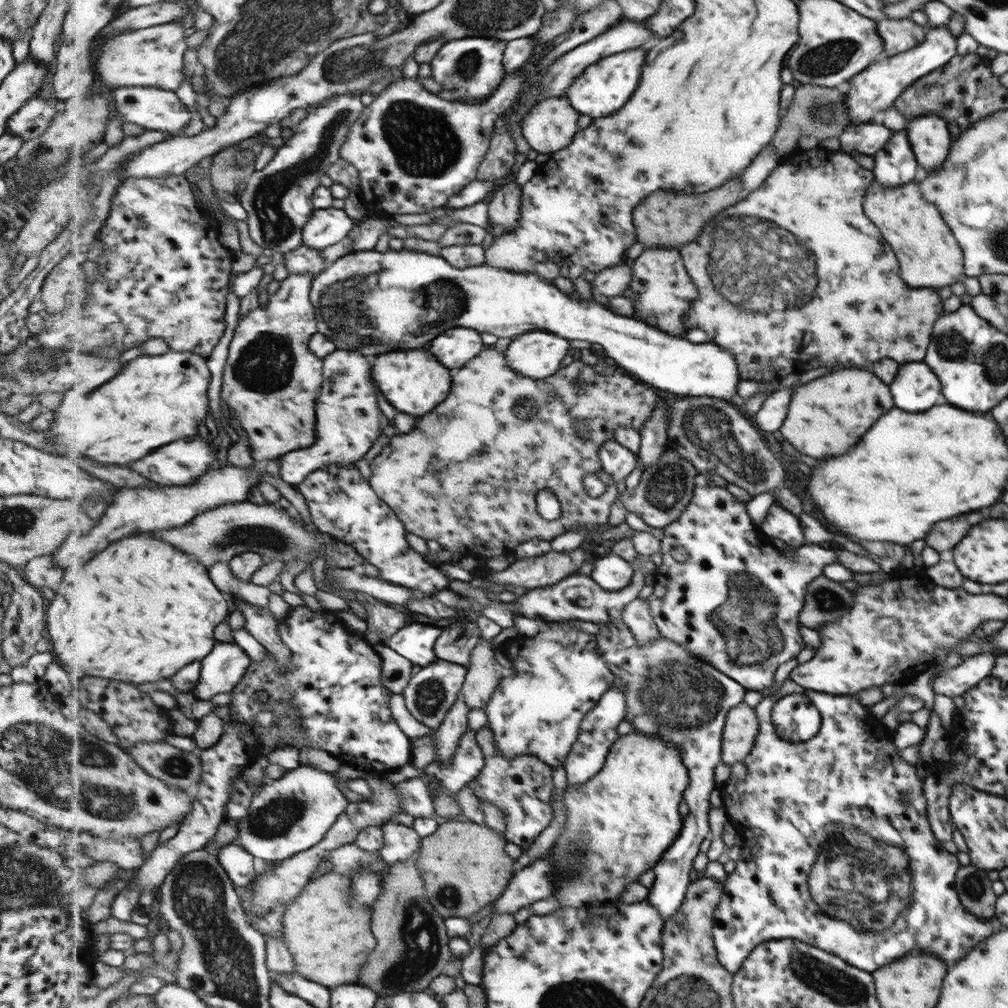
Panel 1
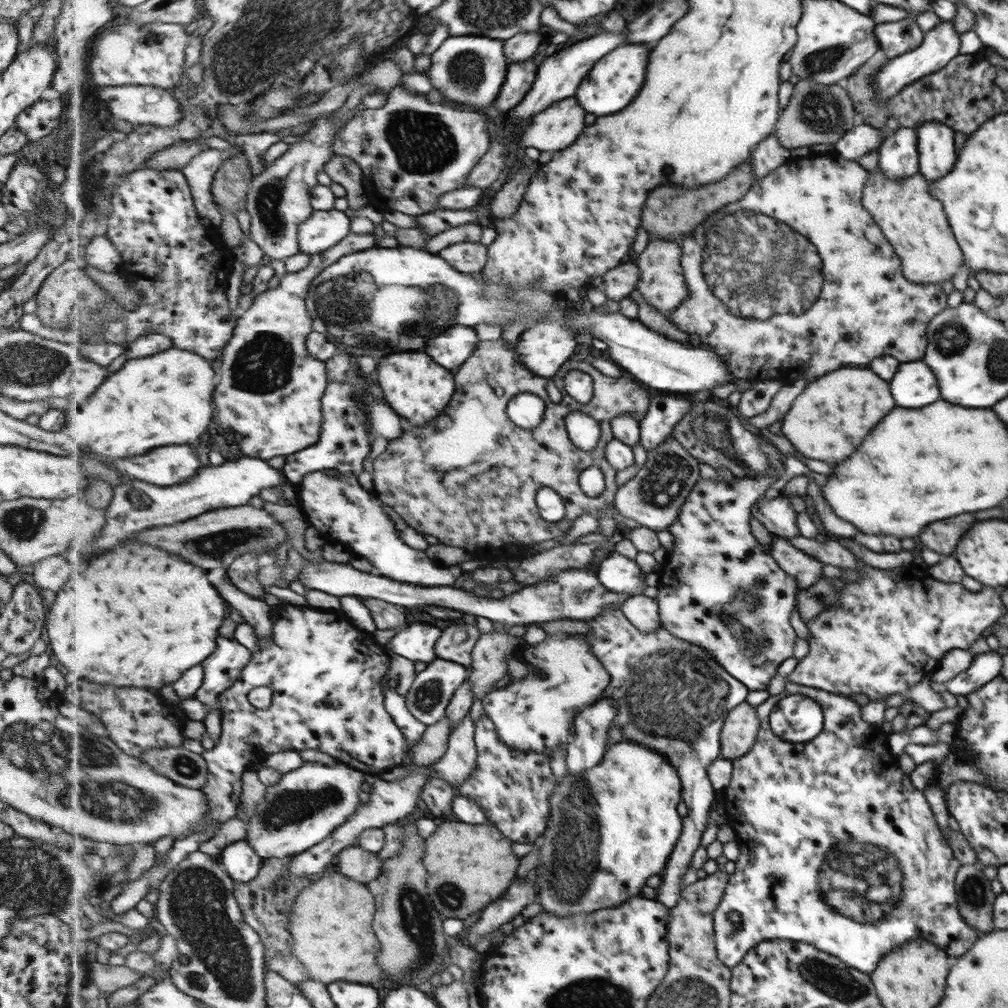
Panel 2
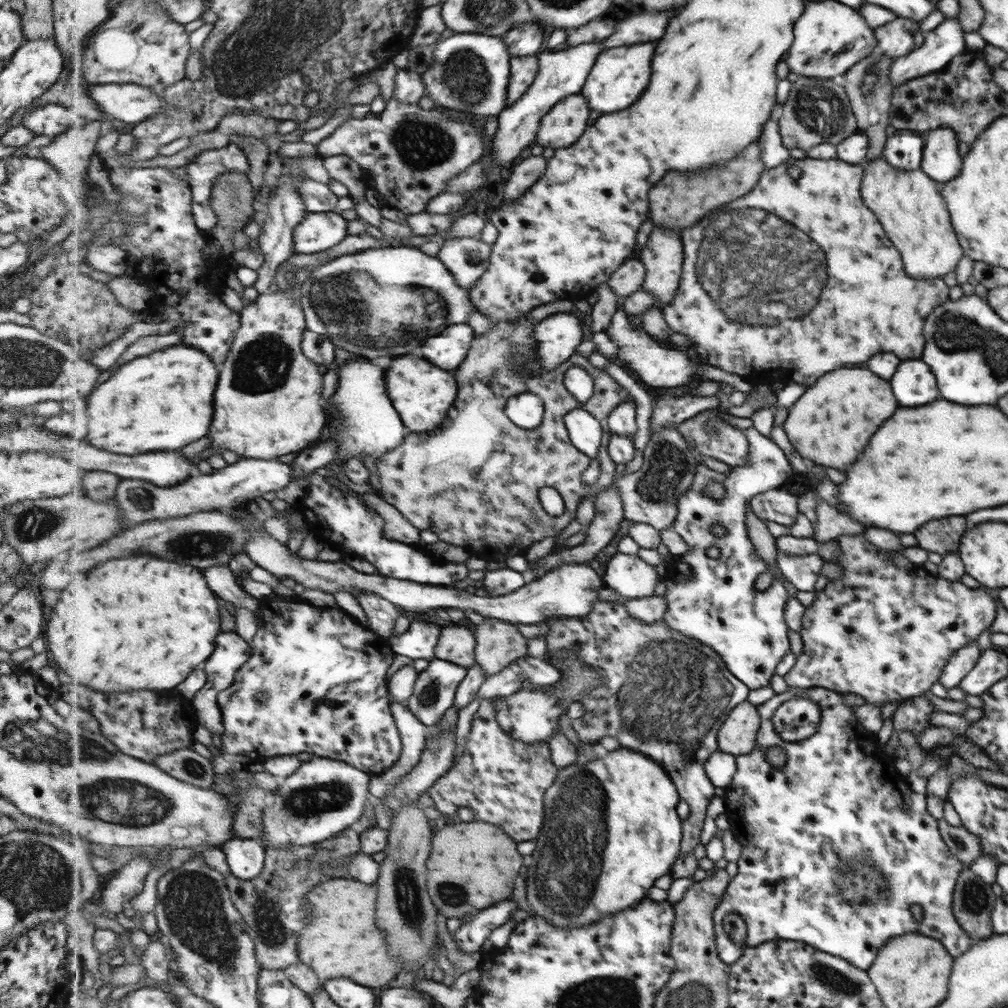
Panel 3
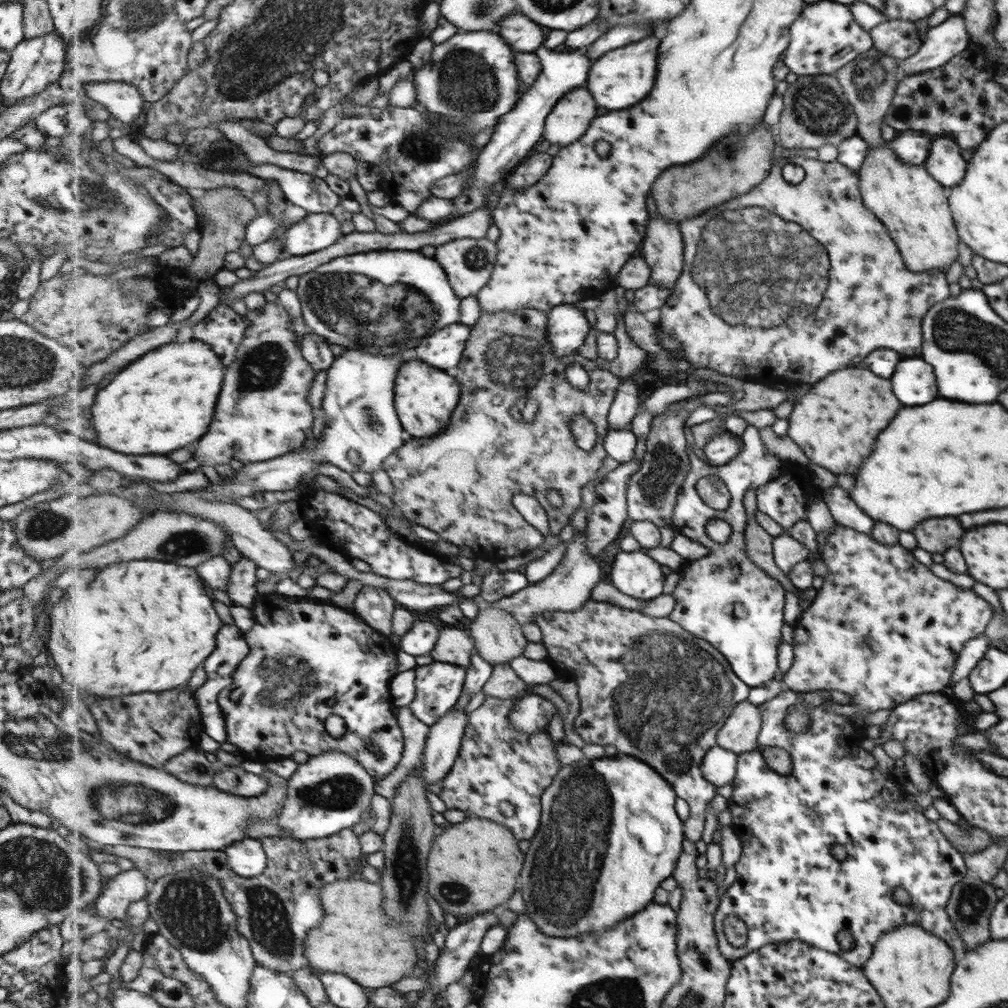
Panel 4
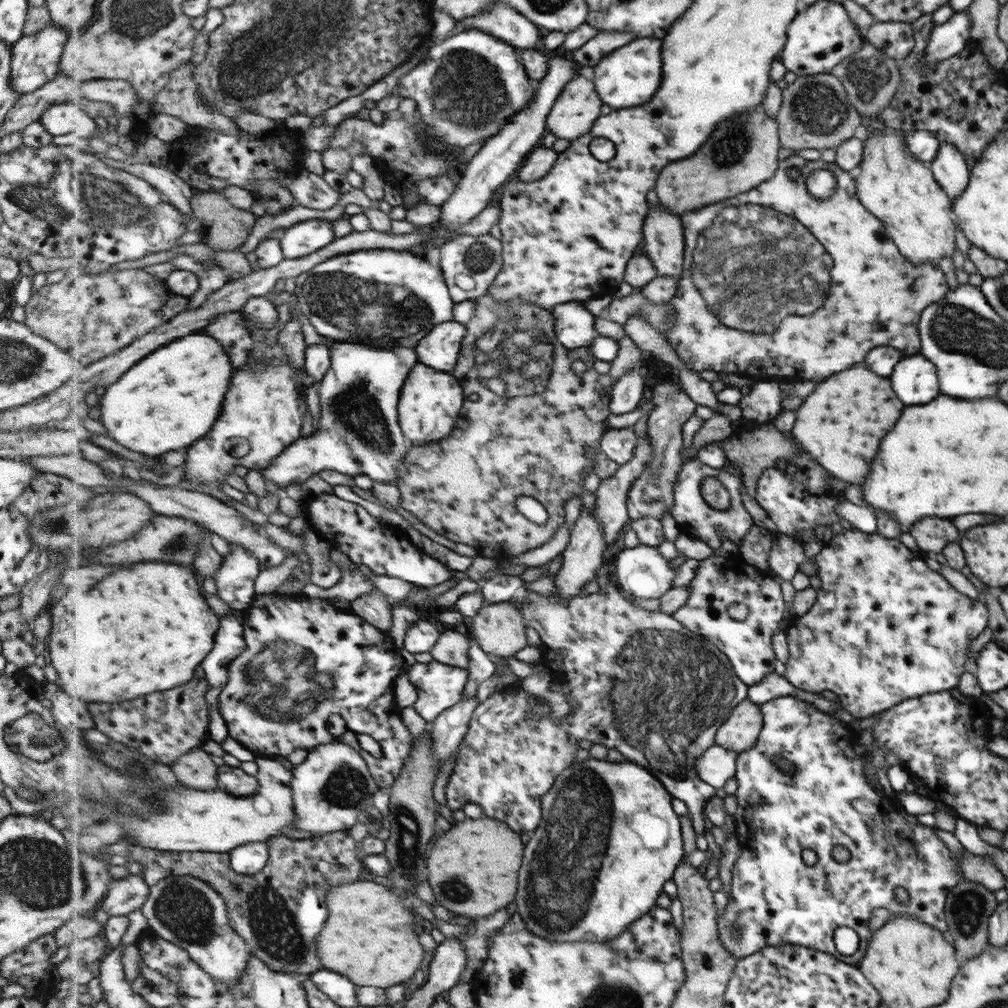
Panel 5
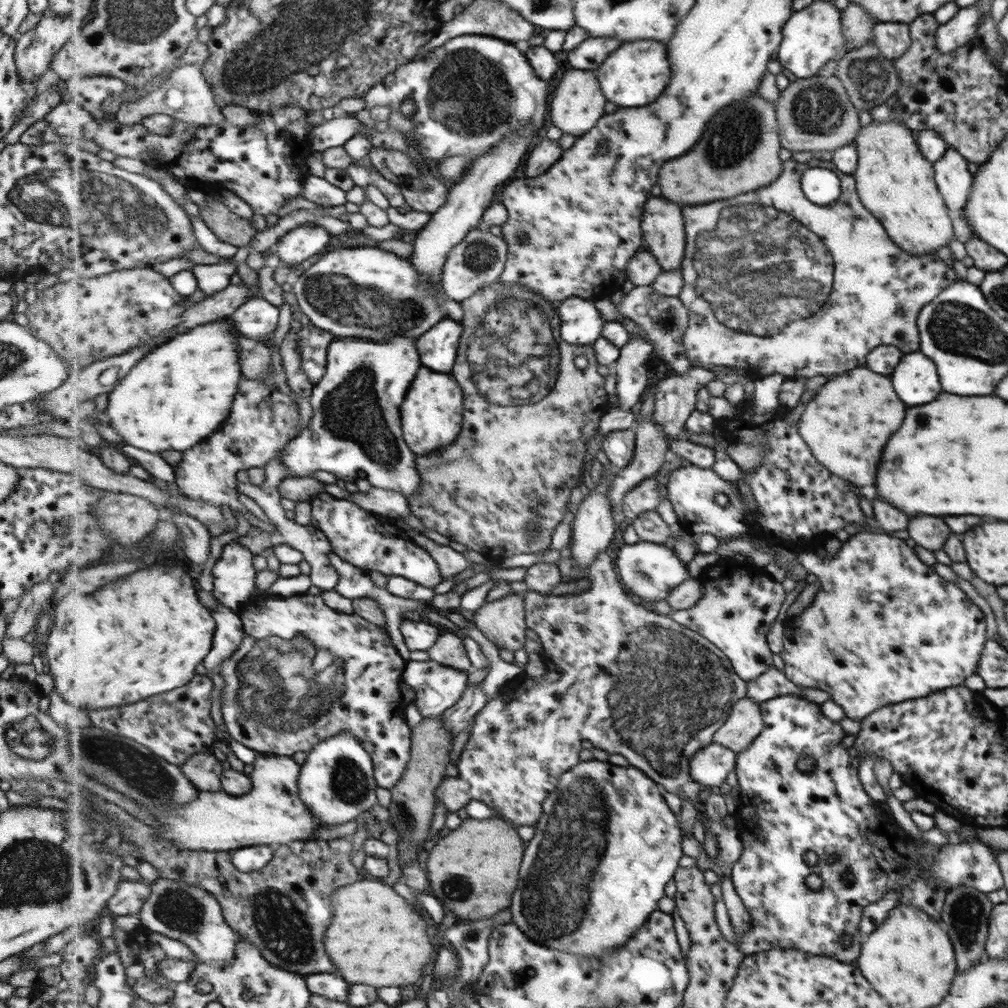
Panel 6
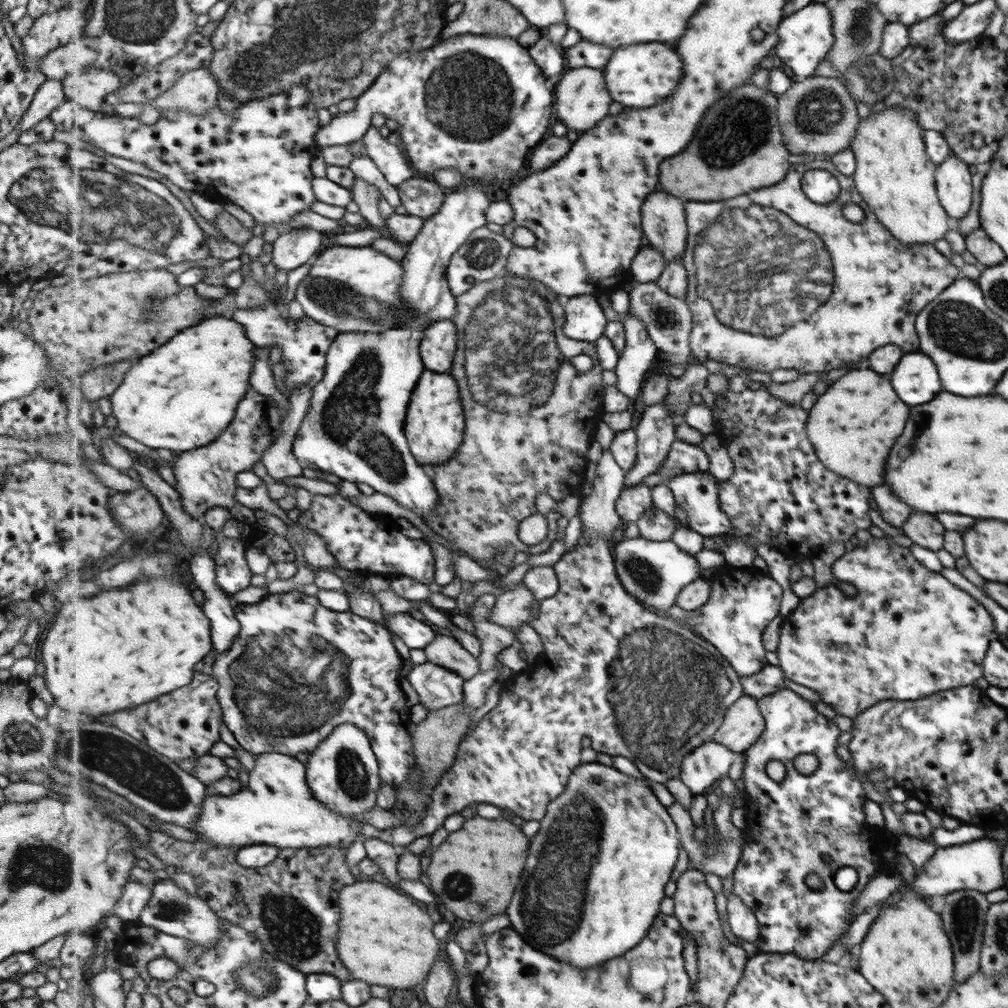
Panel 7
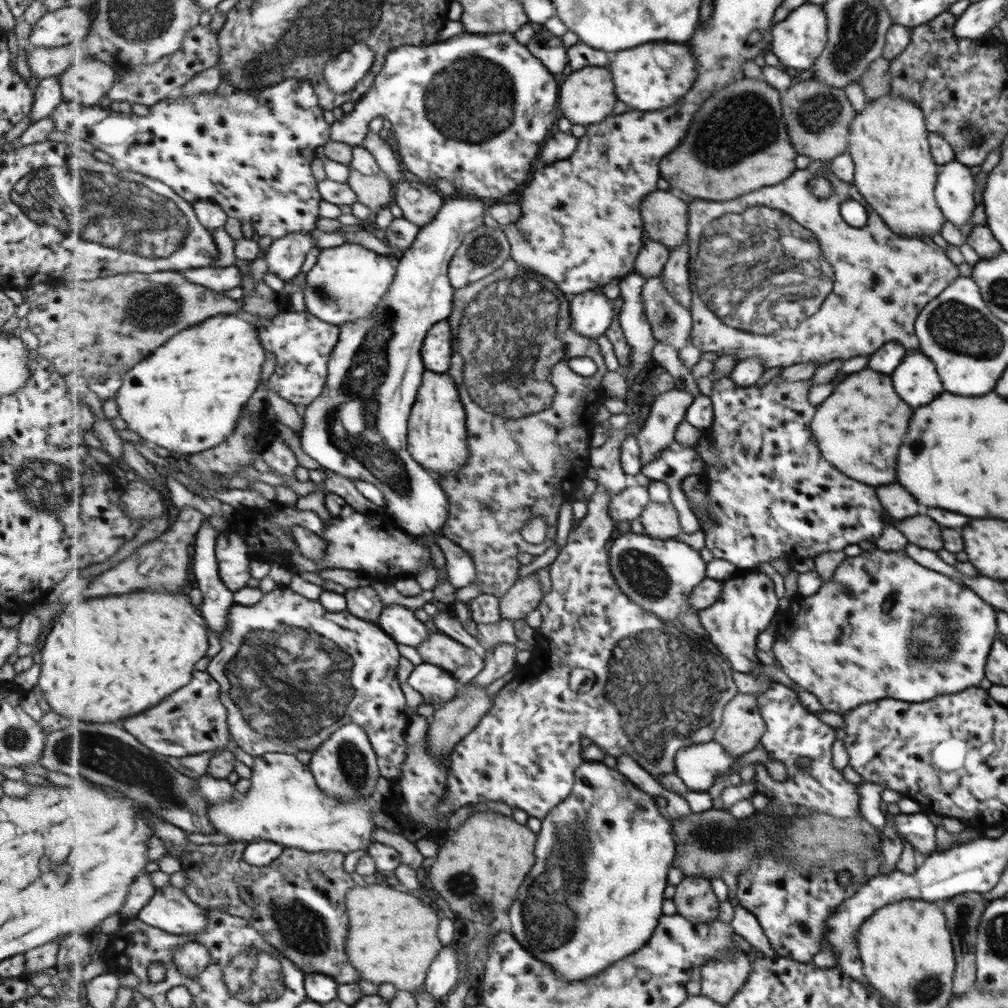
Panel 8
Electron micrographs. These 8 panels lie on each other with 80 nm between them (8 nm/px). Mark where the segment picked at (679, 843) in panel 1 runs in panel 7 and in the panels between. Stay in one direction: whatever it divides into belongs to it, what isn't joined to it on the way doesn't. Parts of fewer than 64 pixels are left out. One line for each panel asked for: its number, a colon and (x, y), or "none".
2: (675, 696)
3: (676, 719)
4: (647, 686)
5: (645, 685)
6: (677, 684)
7: (638, 684)

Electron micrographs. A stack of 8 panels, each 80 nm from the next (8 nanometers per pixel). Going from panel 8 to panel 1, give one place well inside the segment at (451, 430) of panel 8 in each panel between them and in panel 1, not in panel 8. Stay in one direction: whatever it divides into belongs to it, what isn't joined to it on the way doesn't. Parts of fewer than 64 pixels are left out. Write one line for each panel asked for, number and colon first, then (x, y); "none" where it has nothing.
1: (415, 382)
2: (420, 389)
3: (423, 393)
4: (426, 397)
5: (431, 403)
6: (433, 413)
7: (436, 424)

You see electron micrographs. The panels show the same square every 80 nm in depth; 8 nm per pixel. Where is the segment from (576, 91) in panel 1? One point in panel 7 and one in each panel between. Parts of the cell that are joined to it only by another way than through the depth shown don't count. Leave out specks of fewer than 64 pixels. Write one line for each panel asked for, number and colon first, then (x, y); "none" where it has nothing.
2: (613, 85)
3: (621, 75)
4: (622, 78)
5: (630, 76)
6: (637, 74)
7: (641, 76)

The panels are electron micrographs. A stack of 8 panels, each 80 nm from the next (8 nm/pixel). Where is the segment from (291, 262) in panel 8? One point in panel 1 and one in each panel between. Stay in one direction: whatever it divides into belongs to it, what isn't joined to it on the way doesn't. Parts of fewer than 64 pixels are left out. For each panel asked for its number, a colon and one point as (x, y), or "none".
1: (327, 227)
2: (324, 230)
3: (319, 232)
4: (316, 232)
5: (306, 238)
6: (308, 240)
7: (293, 248)

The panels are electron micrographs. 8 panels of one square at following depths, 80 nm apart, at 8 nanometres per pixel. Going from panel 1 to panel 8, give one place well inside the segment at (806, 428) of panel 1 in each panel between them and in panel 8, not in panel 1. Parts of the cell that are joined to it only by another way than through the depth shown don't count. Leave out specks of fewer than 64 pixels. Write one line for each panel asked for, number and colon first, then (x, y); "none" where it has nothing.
2: (827, 421)
3: (830, 423)
4: (835, 423)
5: (839, 424)
6: (846, 423)
7: (851, 426)
8: (858, 427)

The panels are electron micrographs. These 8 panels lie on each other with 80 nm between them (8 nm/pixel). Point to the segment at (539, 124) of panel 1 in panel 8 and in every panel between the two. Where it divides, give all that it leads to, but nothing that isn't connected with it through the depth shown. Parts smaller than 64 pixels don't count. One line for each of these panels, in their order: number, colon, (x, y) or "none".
2: (557, 128)
3: (565, 124)
4: (571, 118)
5: (578, 107)
6: (578, 103)
7: (582, 101)
8: (588, 96)

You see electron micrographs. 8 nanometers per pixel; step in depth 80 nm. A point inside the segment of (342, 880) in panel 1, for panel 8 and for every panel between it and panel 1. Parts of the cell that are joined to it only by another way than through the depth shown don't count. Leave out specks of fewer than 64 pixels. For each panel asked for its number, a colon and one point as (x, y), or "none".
2: (331, 924)
3: (341, 939)
4: (356, 937)
5: (370, 938)
6: (376, 938)
7: (388, 940)
8: (394, 940)

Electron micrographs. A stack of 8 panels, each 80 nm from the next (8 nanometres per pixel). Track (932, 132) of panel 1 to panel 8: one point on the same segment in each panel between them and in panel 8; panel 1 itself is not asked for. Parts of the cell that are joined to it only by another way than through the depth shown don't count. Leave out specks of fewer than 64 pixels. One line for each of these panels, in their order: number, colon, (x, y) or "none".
2: (934, 141)
3: (940, 160)
4: (943, 162)
5: (948, 167)
6: (950, 172)
7: (953, 185)
8: (954, 191)

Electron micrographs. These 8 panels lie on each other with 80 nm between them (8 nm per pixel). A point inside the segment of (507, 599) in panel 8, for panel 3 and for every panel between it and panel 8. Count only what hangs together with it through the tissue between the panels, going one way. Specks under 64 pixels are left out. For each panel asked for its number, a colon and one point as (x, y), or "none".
3: (499, 643)
4: (499, 638)
5: (499, 628)
6: (503, 622)
7: (513, 608)

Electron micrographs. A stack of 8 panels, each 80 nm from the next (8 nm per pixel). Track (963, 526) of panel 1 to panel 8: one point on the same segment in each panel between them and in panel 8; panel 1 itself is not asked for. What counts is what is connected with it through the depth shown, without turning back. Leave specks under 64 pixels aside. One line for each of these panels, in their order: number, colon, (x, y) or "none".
2: (943, 537)
3: (941, 536)
4: (935, 535)
5: (930, 534)
6: (927, 532)
7: (924, 531)
8: (921, 531)

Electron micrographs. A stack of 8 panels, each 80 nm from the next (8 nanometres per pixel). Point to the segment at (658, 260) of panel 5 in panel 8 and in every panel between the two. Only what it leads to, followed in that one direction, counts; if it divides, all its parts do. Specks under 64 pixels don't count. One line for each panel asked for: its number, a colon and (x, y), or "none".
6: (664, 224)
7: (665, 225)
8: (666, 217)

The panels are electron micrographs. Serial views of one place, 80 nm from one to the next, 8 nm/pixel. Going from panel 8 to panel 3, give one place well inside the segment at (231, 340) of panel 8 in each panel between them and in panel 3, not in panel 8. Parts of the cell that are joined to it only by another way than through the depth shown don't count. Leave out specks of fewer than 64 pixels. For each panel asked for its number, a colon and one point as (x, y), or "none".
3: (164, 401)
4: (161, 402)
5: (170, 399)
6: (179, 395)
7: (184, 396)

